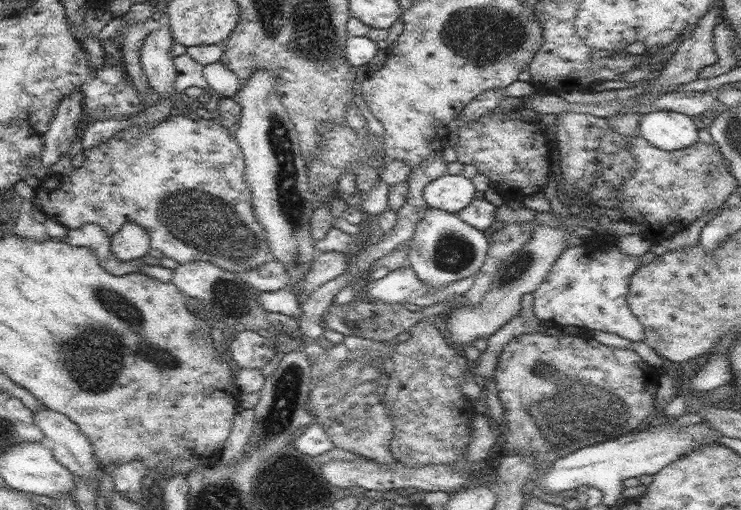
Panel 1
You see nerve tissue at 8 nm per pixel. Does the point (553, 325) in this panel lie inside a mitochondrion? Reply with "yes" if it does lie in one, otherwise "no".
no

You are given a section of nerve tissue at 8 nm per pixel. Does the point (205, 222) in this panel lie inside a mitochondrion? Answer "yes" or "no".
yes

